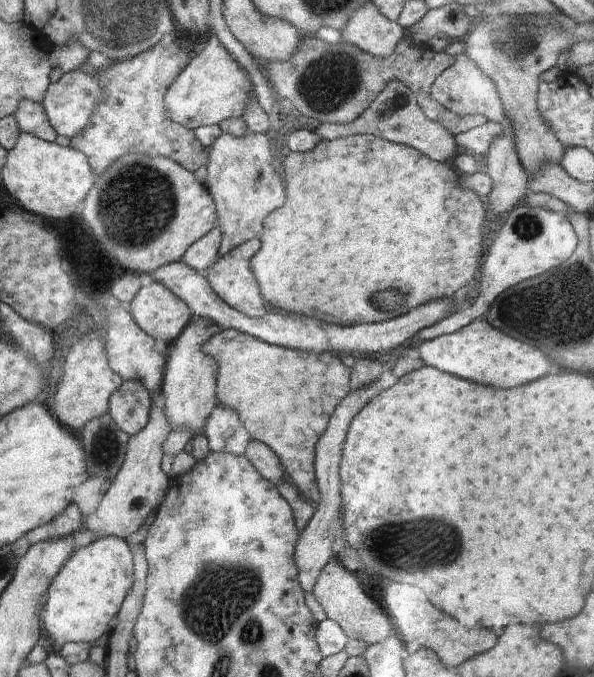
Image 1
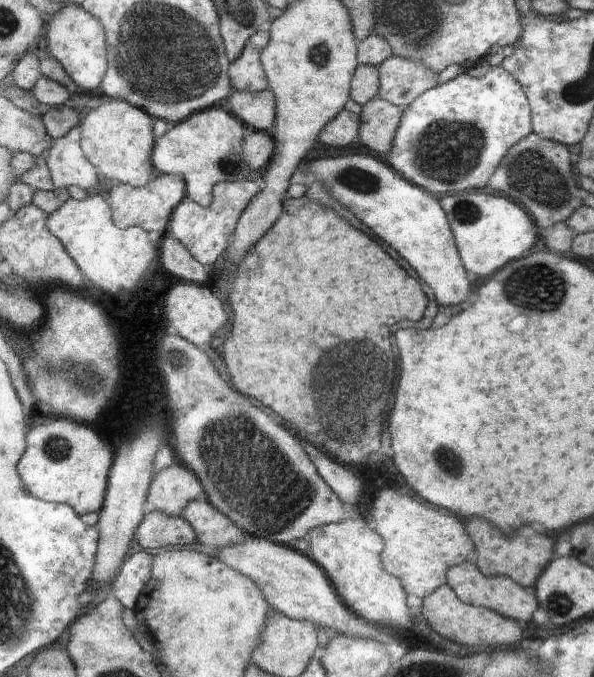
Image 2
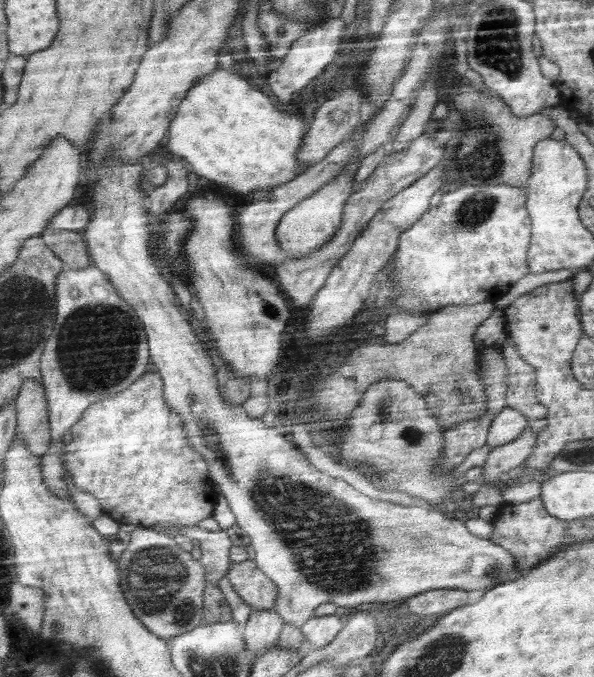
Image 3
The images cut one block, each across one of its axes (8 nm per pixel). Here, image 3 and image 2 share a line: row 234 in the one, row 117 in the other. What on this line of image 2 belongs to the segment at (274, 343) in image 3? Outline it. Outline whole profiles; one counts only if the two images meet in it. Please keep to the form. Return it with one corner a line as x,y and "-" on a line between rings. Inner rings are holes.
217,105
198,111
181,123
175,123
172,130
168,130
160,137
157,146
154,147
152,161
157,174
180,175
186,181
189,197
206,208
212,203
213,188
216,184
244,181
257,174
247,169
247,160
243,152
244,143
244,126
232,114
220,110
220,105

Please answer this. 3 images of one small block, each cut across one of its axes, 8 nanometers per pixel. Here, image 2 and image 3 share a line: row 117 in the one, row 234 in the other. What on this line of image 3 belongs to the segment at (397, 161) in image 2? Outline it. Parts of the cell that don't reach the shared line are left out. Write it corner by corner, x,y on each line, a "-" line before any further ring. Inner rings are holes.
496,183
494,186
485,187
458,186
455,190
444,193
438,206
429,208
418,222
412,224
409,230
400,236
400,246
397,248
397,253
390,263
386,264
385,269
390,269
388,276
394,281
394,291
396,291
393,302
400,307
400,312
410,312
412,307
418,307
420,303
428,303
430,311
438,311
440,308
450,305
470,306
484,301
494,302
506,294
520,278
524,278
529,273
526,254
531,239
531,218
526,208
527,196
528,189
526,187
514,187
508,183

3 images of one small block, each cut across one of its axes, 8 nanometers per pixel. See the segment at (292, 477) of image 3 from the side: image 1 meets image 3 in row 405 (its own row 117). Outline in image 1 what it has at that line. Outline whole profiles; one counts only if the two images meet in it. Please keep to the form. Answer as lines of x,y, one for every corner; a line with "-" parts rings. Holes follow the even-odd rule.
214,30
210,31
205,46
199,51
200,53
181,72
176,82
169,87
168,94
165,95
165,108
168,116
178,124
185,125
190,129
202,125
218,125
221,120
228,120
228,118
243,118
250,100
255,97
255,88
250,80
249,72
234,61
232,55
220,43

